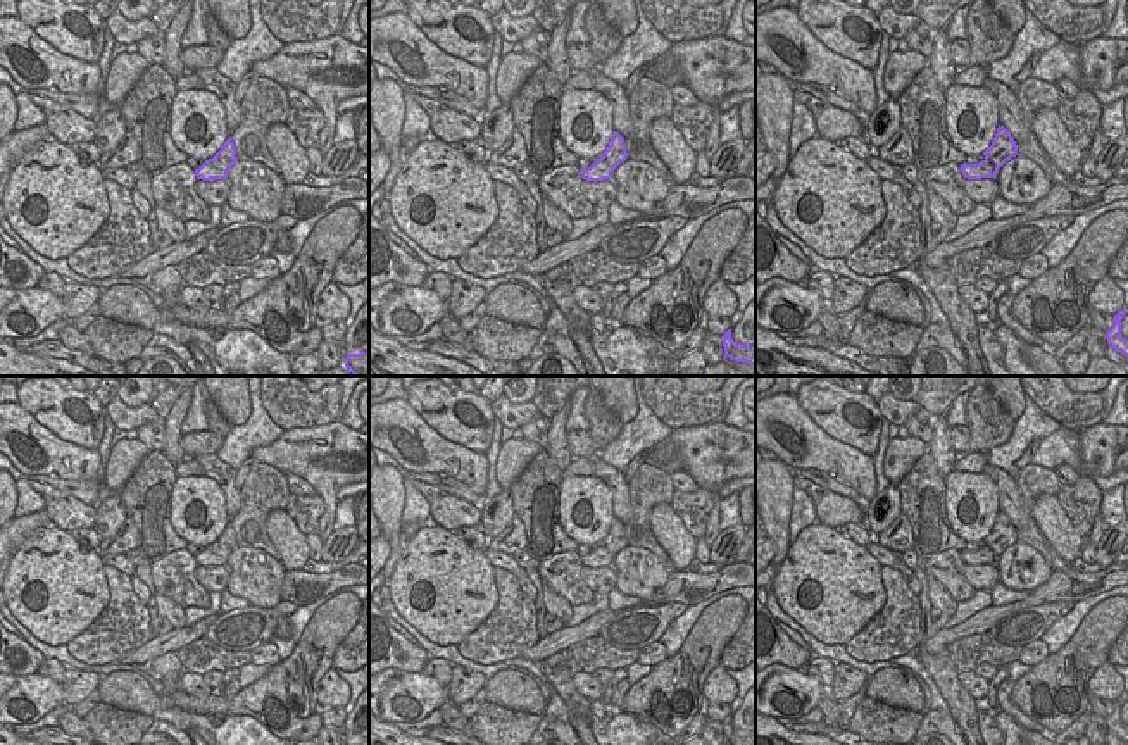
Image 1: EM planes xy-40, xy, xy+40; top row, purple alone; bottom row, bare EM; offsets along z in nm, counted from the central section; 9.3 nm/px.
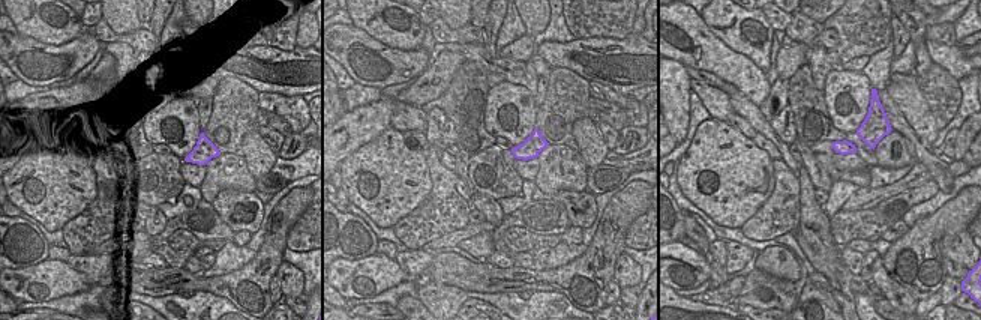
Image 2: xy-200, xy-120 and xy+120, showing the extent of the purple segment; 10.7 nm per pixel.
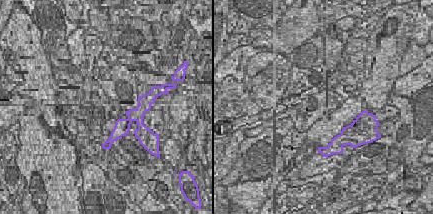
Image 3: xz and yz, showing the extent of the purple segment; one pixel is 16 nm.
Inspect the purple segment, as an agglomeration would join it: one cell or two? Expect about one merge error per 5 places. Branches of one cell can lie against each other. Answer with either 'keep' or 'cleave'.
cleave

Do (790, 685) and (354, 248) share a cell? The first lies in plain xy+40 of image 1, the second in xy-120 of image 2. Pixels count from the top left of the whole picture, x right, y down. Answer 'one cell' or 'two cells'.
two cells

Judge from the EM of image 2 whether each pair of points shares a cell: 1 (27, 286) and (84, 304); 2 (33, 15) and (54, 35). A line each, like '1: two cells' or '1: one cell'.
1: two cells
2: one cell

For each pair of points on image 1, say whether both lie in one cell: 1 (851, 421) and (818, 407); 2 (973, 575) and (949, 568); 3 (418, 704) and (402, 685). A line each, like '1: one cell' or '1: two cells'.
1: one cell
2: two cells
3: one cell

